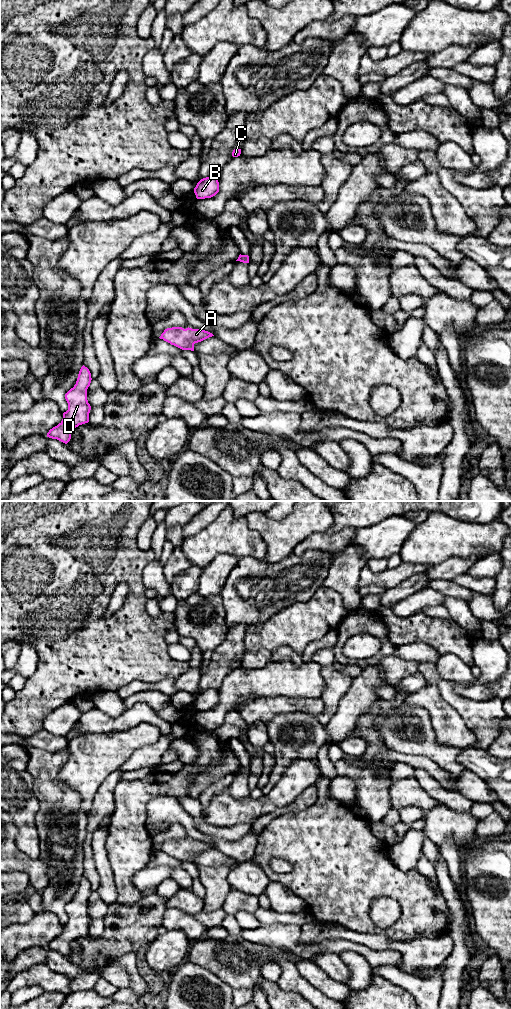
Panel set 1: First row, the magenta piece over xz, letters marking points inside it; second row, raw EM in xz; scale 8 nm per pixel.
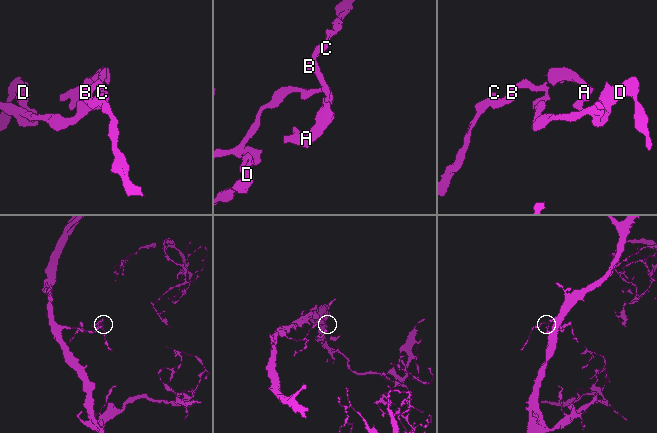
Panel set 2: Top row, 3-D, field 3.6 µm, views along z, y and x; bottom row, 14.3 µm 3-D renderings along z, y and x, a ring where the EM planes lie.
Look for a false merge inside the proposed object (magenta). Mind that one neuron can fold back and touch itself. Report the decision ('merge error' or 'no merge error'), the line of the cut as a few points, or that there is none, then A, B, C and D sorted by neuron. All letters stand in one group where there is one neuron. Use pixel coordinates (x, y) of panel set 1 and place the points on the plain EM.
merge error | xz (239, 769), (237, 772) | A B C / D

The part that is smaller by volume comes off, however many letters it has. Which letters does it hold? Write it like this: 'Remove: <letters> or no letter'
Remove: A, B, C

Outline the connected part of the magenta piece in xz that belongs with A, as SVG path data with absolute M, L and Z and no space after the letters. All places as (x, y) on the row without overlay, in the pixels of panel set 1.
M172 839L165 841L159 850L182 862L194 863L195 855L212 848L212 845L202 841Z

